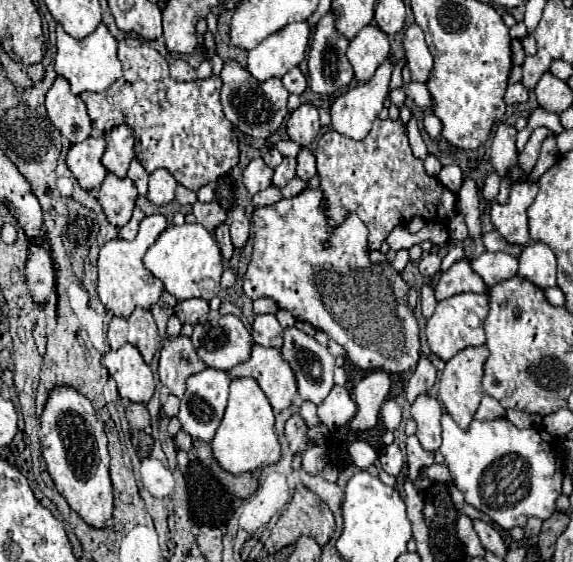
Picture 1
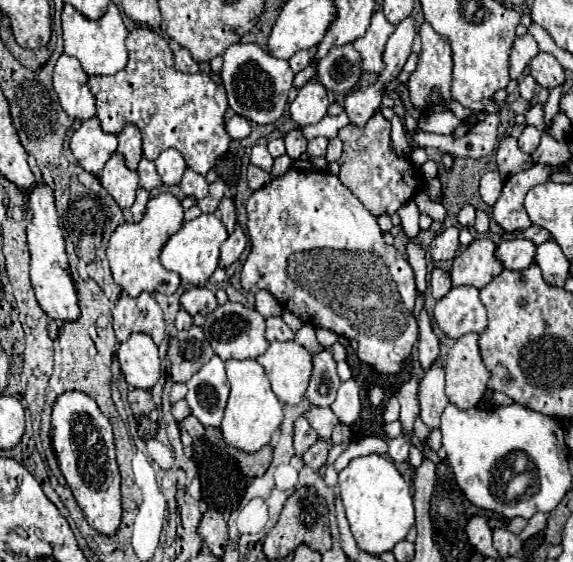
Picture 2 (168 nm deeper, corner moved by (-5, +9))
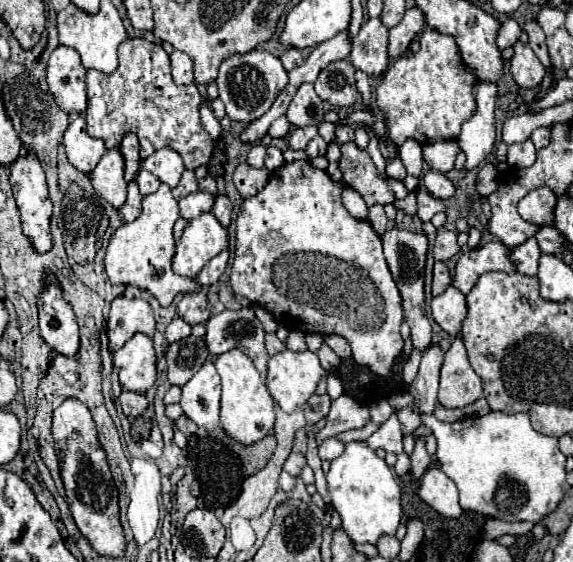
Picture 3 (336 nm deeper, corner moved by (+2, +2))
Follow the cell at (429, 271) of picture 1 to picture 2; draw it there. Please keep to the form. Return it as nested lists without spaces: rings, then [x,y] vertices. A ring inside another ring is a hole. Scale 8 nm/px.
[[[446,227],[434,237],[434,241],[430,243],[430,255],[432,255],[434,261],[454,259],[456,251],[460,249],[458,233],[460,233],[458,227]]]

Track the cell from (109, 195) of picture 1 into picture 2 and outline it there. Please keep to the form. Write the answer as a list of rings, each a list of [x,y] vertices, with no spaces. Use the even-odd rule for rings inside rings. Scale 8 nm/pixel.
[[[114,153],[100,173],[102,187],[114,197],[120,209],[128,209],[134,203],[134,195],[138,189],[138,173],[130,171],[124,165],[124,157]]]

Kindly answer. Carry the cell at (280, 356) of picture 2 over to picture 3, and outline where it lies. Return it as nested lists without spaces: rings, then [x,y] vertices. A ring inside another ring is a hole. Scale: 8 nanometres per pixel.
[[[283,350],[275,356],[269,358],[267,364],[267,376],[265,376],[265,386],[269,390],[269,394],[273,396],[275,404],[283,410],[283,412],[293,412],[295,408],[303,406],[309,396],[315,392],[321,376],[327,376],[327,372],[321,368],[317,354],[305,350],[305,352],[293,352],[293,350]]]

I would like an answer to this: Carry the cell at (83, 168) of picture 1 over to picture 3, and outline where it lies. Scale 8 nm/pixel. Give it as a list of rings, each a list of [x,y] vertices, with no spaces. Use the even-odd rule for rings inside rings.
[[[83,114],[71,120],[63,136],[63,146],[69,162],[83,174],[91,174],[99,160],[103,158],[103,154],[107,152],[105,144],[99,138],[91,138],[87,134],[87,122]]]

